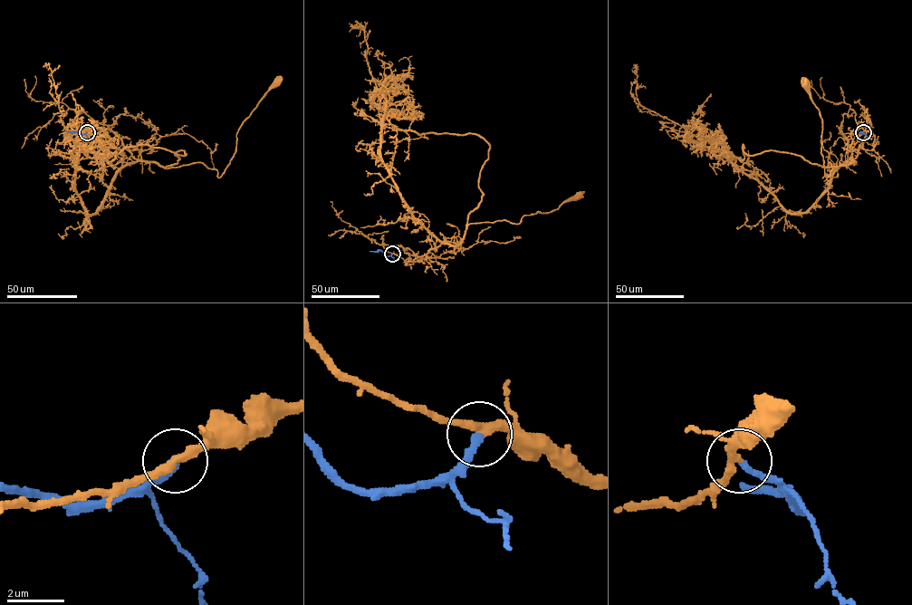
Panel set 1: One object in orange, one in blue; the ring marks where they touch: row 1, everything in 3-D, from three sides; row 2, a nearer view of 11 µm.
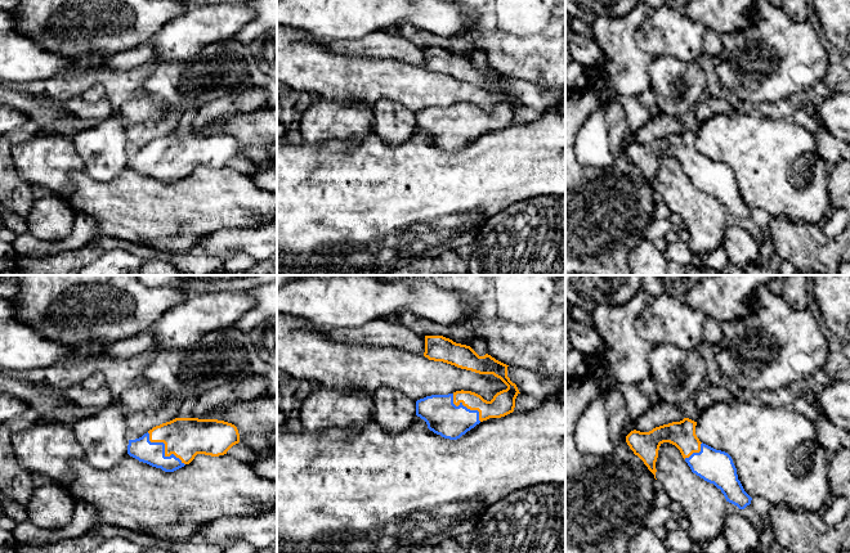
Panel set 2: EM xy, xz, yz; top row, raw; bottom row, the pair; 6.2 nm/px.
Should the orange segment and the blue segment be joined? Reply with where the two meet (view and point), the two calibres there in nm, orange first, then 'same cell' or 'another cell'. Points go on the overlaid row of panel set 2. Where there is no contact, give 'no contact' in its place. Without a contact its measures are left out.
meets orange in xy at (165, 448); 260 nm thick on the orange side, 140 nm on the other; same cell

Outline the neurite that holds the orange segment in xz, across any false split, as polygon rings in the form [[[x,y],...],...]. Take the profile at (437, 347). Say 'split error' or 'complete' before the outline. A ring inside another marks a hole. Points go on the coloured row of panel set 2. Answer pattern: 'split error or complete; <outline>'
split error; [[[425,336],[424,356],[479,374],[493,374],[507,386],[491,401],[464,390],[417,400],[416,415],[424,419],[434,433],[457,440],[480,422],[501,418],[514,412],[515,399],[520,392],[507,377],[509,365],[488,354],[479,356],[470,346],[456,343],[443,336]]]

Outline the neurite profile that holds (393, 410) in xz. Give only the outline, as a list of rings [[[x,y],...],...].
[[[377,388],[372,403],[373,419],[390,433],[406,430],[416,417],[416,401],[394,388]]]

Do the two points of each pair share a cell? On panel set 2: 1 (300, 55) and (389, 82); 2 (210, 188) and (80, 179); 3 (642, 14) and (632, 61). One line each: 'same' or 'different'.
1: same
2: same
3: same

